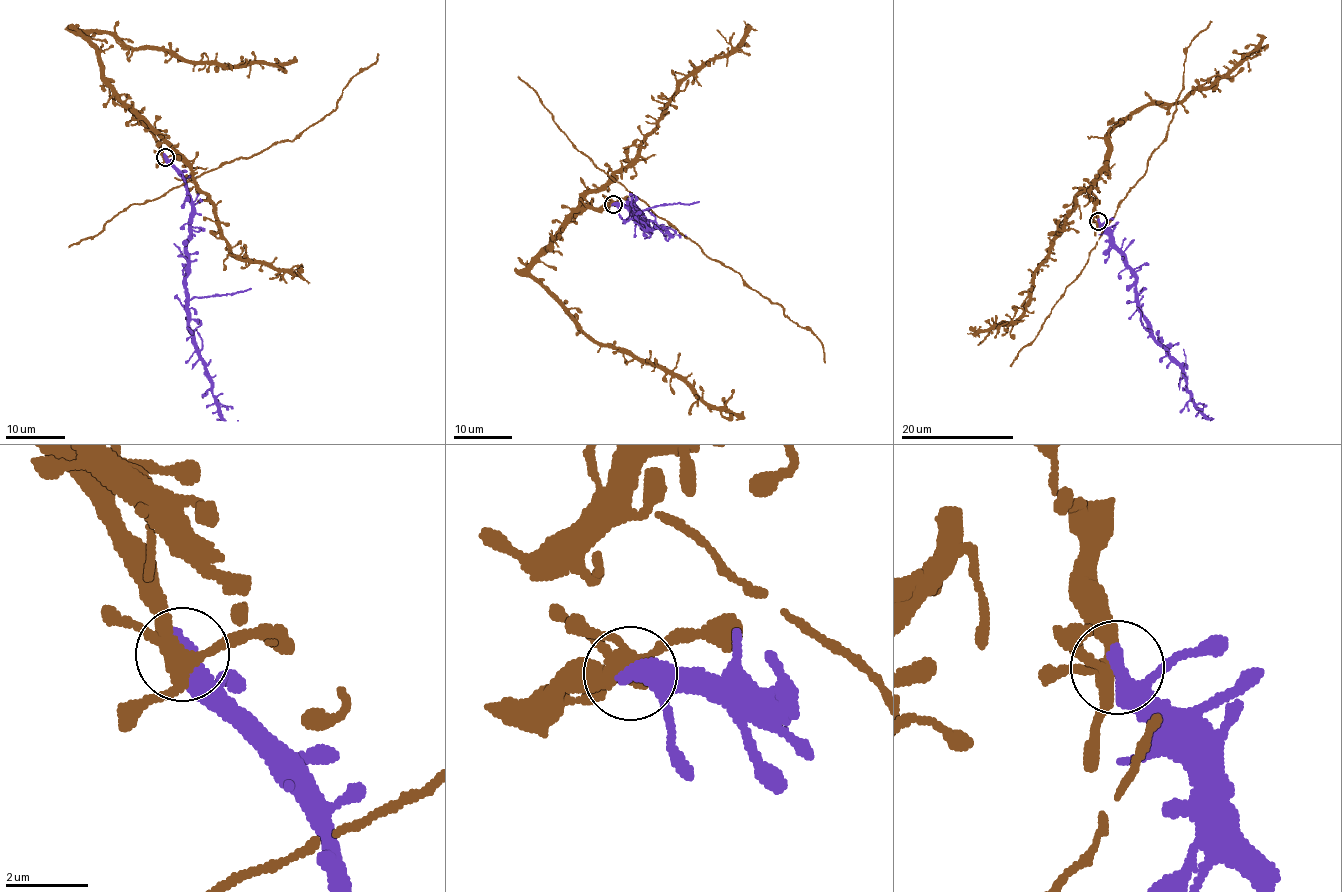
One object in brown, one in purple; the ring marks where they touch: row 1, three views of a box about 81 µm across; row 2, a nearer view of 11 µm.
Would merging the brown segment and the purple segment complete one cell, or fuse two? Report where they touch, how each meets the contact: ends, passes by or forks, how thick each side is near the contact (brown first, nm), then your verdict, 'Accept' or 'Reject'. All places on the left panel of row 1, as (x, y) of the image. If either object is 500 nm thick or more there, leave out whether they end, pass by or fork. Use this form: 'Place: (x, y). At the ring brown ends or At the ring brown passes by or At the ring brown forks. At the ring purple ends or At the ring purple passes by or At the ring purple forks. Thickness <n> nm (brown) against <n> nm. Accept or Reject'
Place: (165, 157). Thickness 320 nm (brown) against 500 nm. Accept

